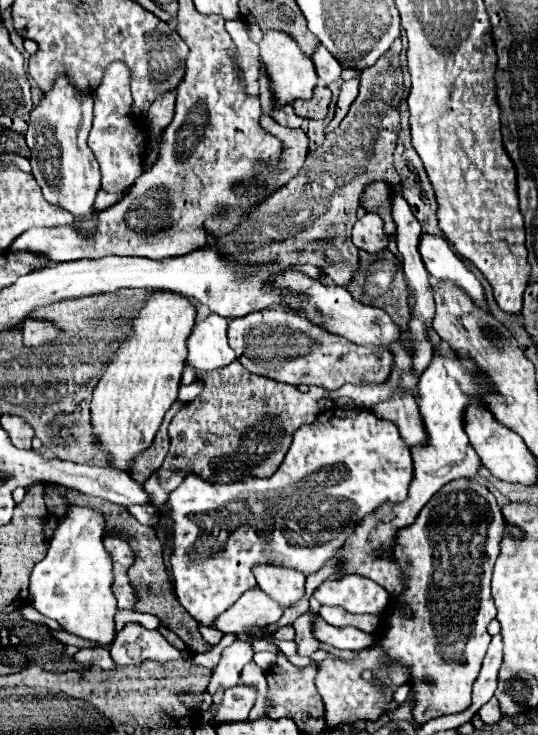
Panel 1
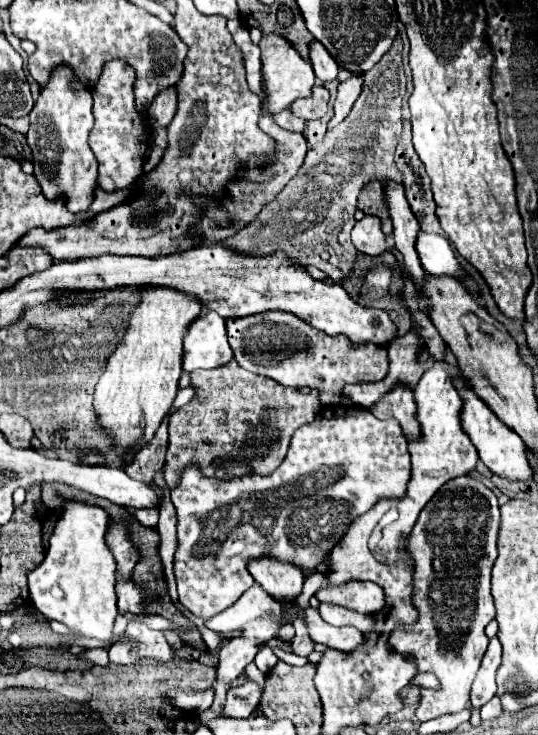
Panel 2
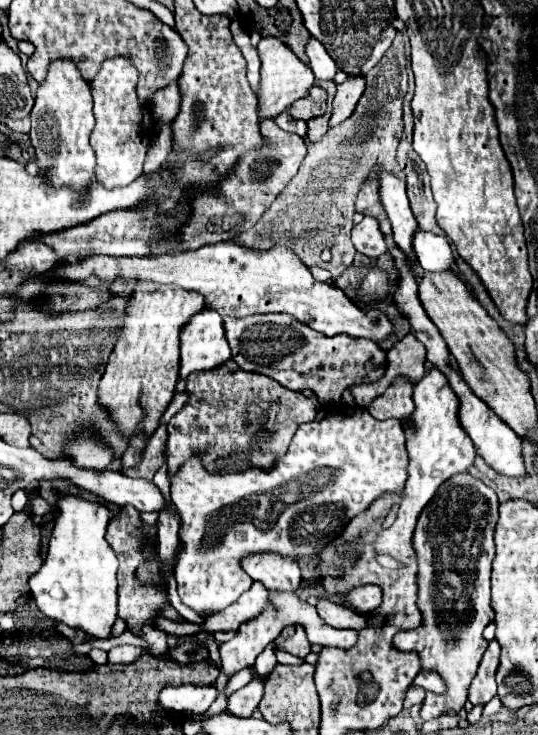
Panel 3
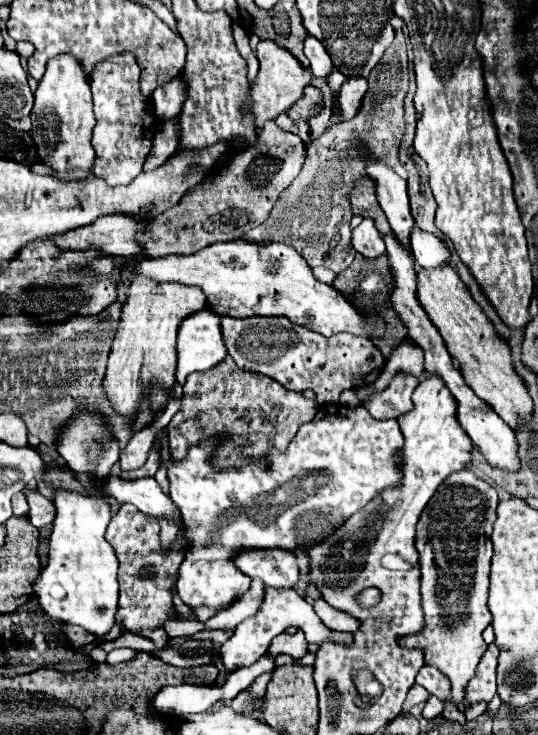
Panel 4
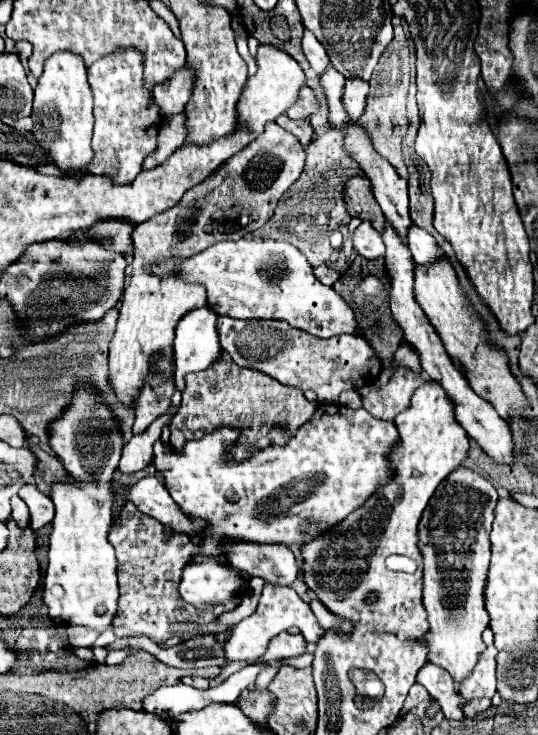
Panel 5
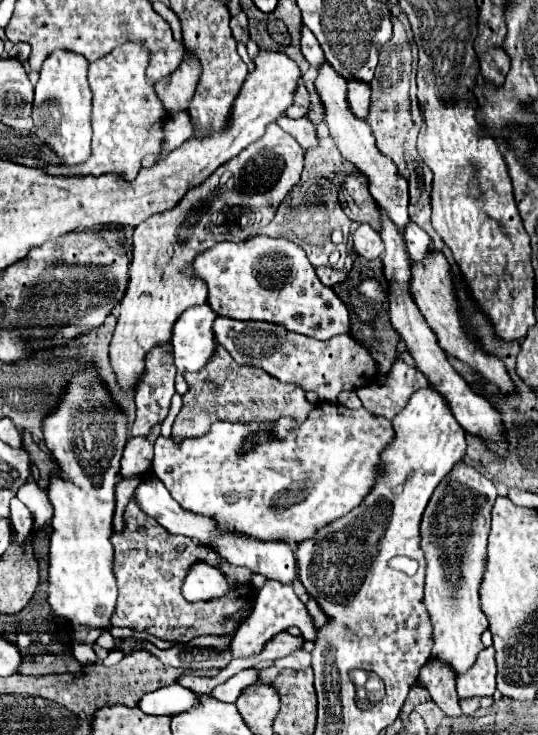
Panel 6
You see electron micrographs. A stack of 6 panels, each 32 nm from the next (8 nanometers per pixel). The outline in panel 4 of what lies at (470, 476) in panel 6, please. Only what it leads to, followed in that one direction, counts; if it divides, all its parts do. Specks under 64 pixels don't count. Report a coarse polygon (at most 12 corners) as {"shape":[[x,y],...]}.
{"shape":[[448,476],[416,528],[426,628],[402,638],[452,682],[486,650],[498,494]]}

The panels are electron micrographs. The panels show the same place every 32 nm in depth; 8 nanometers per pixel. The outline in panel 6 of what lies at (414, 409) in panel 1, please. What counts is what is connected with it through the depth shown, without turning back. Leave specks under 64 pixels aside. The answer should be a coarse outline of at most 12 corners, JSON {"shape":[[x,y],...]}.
{"shape":[[396,360],[384,384],[356,390],[364,408],[392,420],[428,380]]}

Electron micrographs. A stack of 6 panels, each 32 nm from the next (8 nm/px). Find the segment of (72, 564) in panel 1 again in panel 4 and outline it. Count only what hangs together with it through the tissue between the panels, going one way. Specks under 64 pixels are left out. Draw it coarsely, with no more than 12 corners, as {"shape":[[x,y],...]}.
{"shape":[[58,488],[34,594],[52,620],[102,636],[118,558],[102,488]]}

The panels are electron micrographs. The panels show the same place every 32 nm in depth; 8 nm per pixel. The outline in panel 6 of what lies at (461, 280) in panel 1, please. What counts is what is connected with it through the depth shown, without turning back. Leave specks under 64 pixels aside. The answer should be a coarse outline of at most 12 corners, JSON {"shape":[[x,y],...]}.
{"shape":[[420,226],[404,228],[408,254],[420,262],[428,256],[432,240]]}

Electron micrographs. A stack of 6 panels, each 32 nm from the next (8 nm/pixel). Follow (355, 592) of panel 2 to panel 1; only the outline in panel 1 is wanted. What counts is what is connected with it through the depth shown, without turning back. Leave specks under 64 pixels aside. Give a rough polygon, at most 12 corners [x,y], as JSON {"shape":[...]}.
{"shape":[[360,576],[328,580],[314,592],[320,604],[380,614],[388,592]]}

